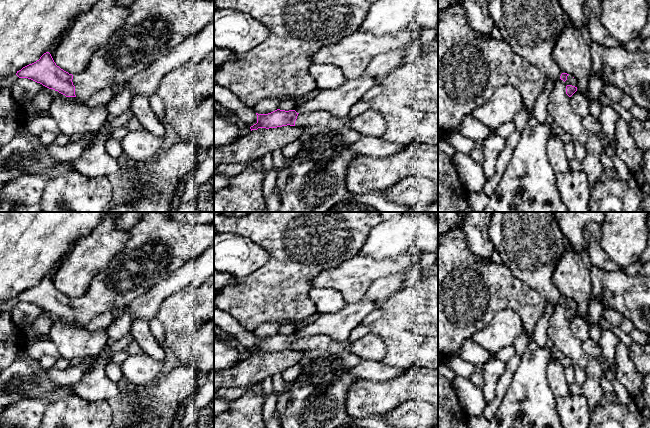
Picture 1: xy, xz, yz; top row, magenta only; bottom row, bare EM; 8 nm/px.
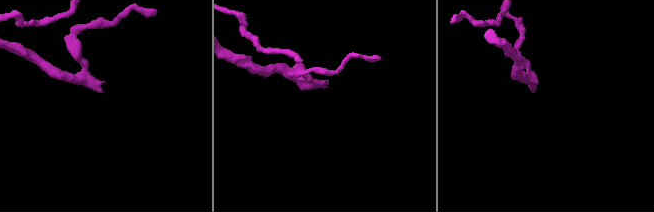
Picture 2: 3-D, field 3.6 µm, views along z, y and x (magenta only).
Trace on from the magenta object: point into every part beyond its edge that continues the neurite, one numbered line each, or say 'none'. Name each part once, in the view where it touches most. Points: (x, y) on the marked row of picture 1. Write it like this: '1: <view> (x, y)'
1: xy (153, 28)

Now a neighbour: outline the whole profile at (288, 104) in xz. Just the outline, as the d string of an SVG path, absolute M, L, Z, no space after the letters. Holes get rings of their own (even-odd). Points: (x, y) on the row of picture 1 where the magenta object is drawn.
M289 97L288 99L279 99L278 109L280 110L293 110L296 107L295 99Z

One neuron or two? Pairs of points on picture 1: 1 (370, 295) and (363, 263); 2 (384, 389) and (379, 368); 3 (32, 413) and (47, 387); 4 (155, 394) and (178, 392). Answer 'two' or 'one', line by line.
1: two
2: two
3: two
4: one

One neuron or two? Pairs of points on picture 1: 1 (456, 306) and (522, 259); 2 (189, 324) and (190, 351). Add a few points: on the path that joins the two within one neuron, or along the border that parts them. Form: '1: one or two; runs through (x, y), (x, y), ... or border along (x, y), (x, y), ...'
1: two; border along (502, 261), (516, 277), (526, 284)
2: two; border along (203, 323), (190, 334), (175, 334), (166, 330)

